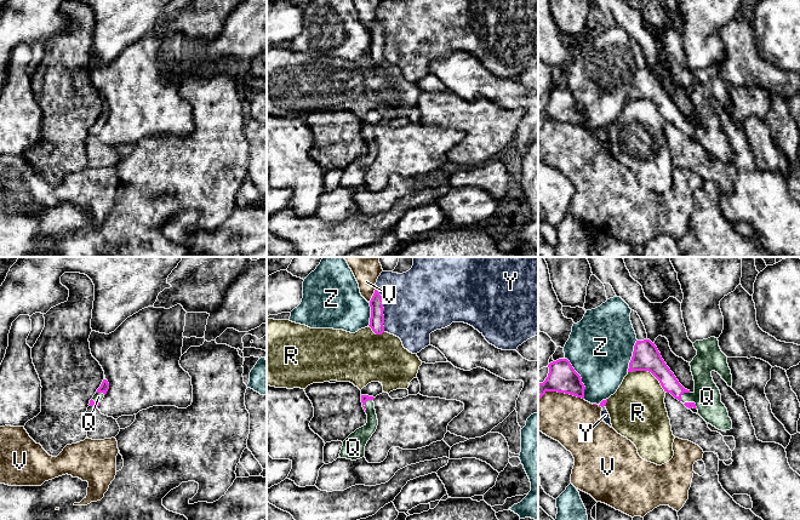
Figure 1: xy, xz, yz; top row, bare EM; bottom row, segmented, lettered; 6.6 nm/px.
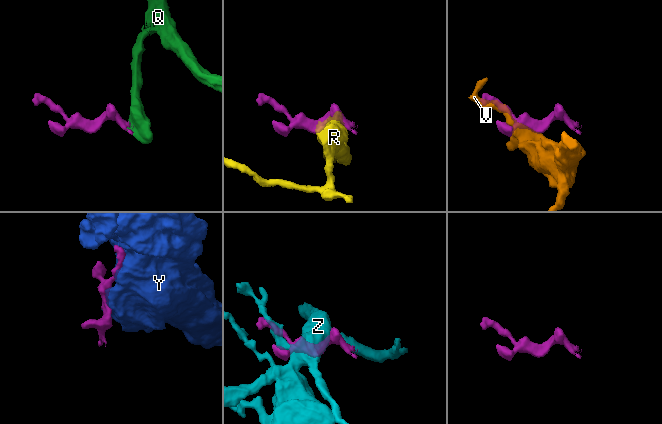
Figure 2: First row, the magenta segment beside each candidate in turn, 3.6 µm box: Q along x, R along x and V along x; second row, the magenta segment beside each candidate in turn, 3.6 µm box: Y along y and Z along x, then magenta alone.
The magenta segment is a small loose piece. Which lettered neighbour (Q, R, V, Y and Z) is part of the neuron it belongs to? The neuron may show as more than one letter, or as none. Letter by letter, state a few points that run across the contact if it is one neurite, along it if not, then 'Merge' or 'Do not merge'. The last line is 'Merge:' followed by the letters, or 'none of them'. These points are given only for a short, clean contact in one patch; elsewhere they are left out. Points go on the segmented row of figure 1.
Q: Line: yz (657, 366), (683, 393), (707, 396). Merge
R: Do not merge
V: Do not merge
Y: Do not merge
Z: Do not merge
Merge: Q

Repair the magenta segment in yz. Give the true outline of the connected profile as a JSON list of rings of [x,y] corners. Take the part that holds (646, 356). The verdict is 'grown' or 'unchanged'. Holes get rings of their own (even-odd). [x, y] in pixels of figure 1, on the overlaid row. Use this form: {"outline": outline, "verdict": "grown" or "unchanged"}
{"outline": [[[710,337],[693,343],[697,355],[690,362],[695,381],[695,392],[685,389],[661,356],[650,339],[636,341],[628,372],[648,371],[661,383],[664,392],[670,393],[688,408],[697,408],[698,415],[719,430],[732,429],[727,408],[721,402],[721,394],[713,381],[712,372],[718,372],[732,388],[732,375],[727,356],[721,352],[719,341]]], "verdict": "grown"}

